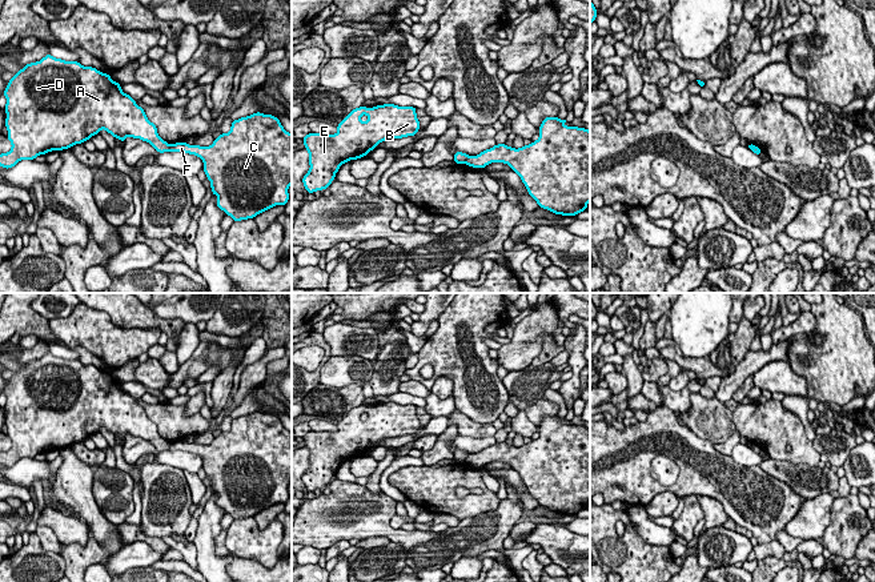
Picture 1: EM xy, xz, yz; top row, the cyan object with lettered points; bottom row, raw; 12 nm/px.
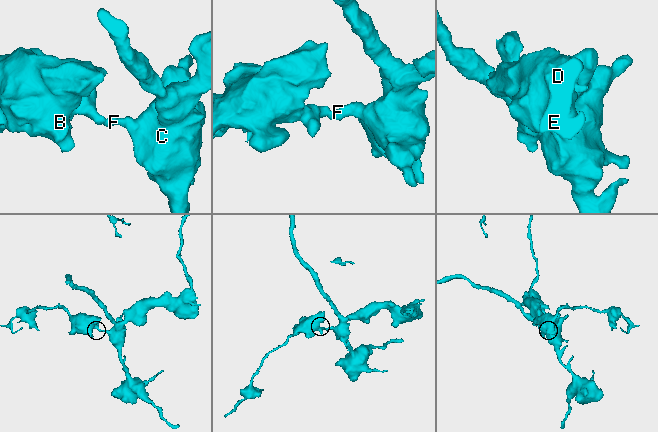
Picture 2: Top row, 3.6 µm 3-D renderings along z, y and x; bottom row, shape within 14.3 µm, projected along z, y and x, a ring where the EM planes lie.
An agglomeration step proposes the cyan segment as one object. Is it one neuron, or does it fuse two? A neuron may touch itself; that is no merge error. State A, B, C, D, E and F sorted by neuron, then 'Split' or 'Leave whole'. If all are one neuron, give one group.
Groups: A B D E / C F. Split

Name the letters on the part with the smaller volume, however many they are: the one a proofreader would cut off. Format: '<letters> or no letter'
A, B, D, E

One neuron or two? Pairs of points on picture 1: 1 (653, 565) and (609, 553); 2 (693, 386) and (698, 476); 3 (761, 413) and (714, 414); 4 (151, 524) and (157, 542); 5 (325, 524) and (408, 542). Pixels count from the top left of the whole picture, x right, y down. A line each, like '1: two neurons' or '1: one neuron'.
1: one neuron
2: two neurons
3: two neurons
4: two neurons
5: one neuron

